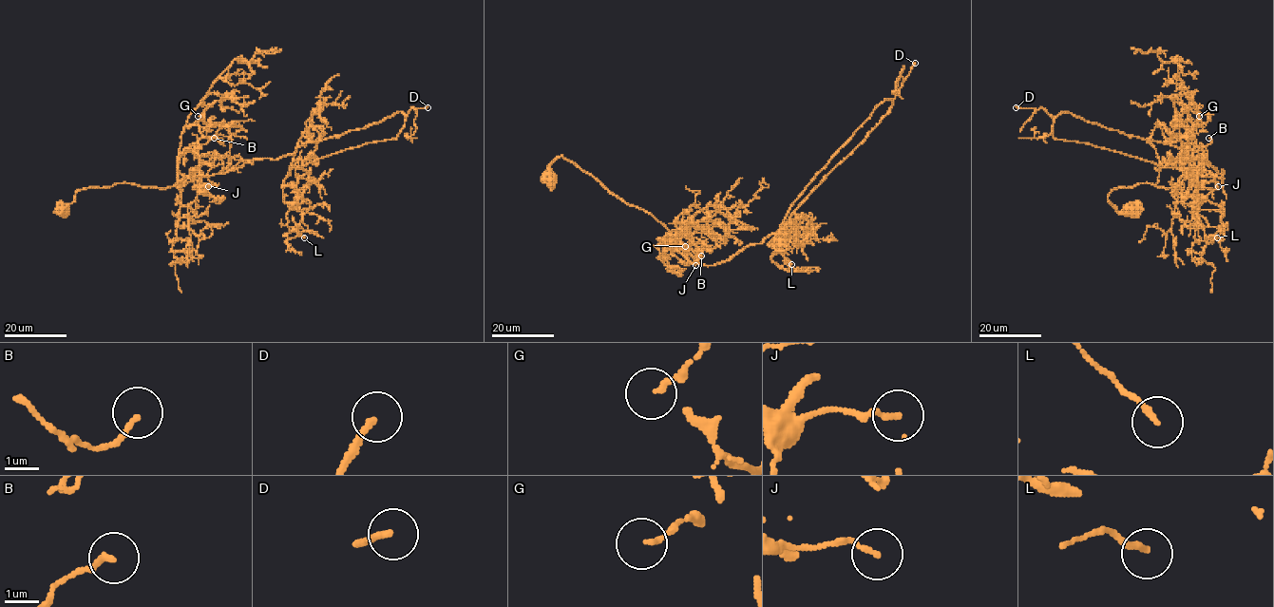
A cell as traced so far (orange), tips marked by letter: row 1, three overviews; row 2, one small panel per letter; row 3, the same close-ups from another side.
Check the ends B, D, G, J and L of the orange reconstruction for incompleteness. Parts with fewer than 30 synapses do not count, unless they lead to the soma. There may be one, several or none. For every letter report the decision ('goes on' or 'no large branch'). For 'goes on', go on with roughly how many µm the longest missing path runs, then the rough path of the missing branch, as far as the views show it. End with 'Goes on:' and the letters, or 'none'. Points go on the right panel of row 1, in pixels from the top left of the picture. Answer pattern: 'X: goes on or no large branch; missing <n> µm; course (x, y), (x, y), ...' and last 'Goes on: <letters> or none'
B: no large branch
D: goes on; missing 45 µm
G: no large branch
J: no large branch
L: no large branch
Goes on: D

